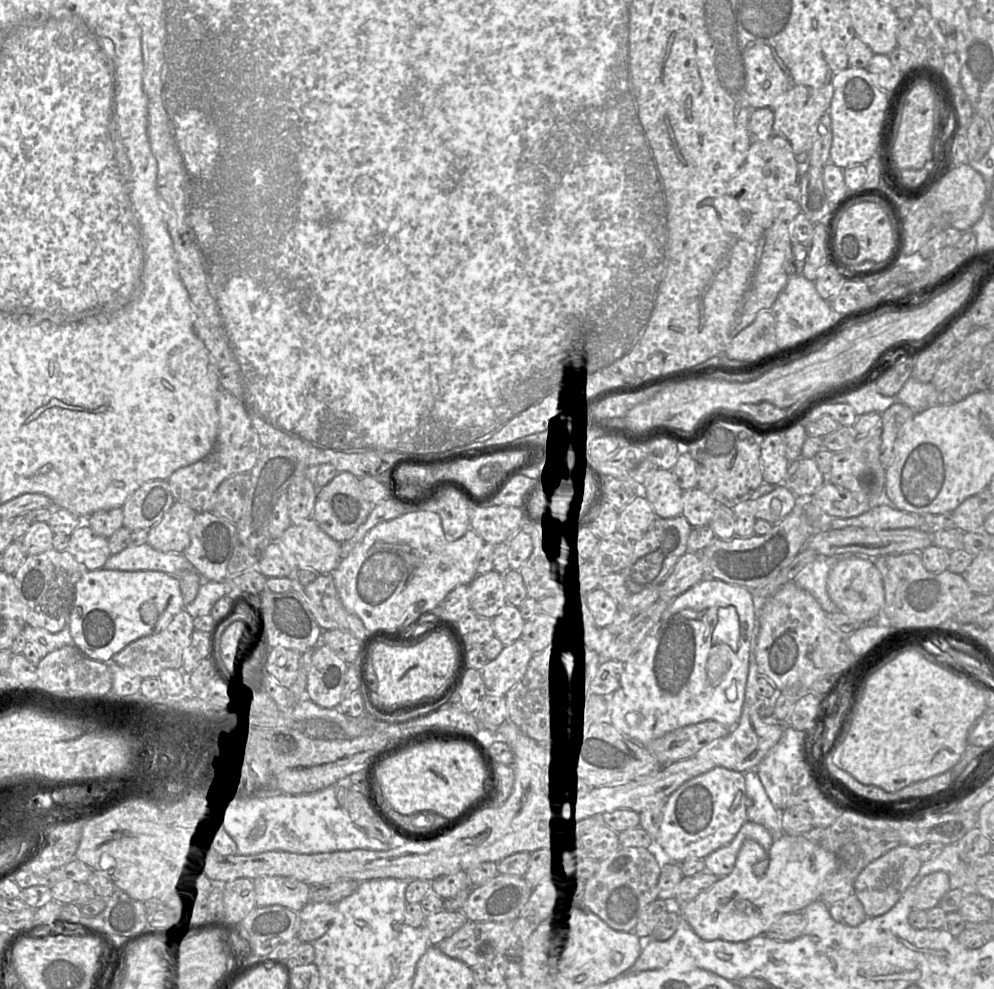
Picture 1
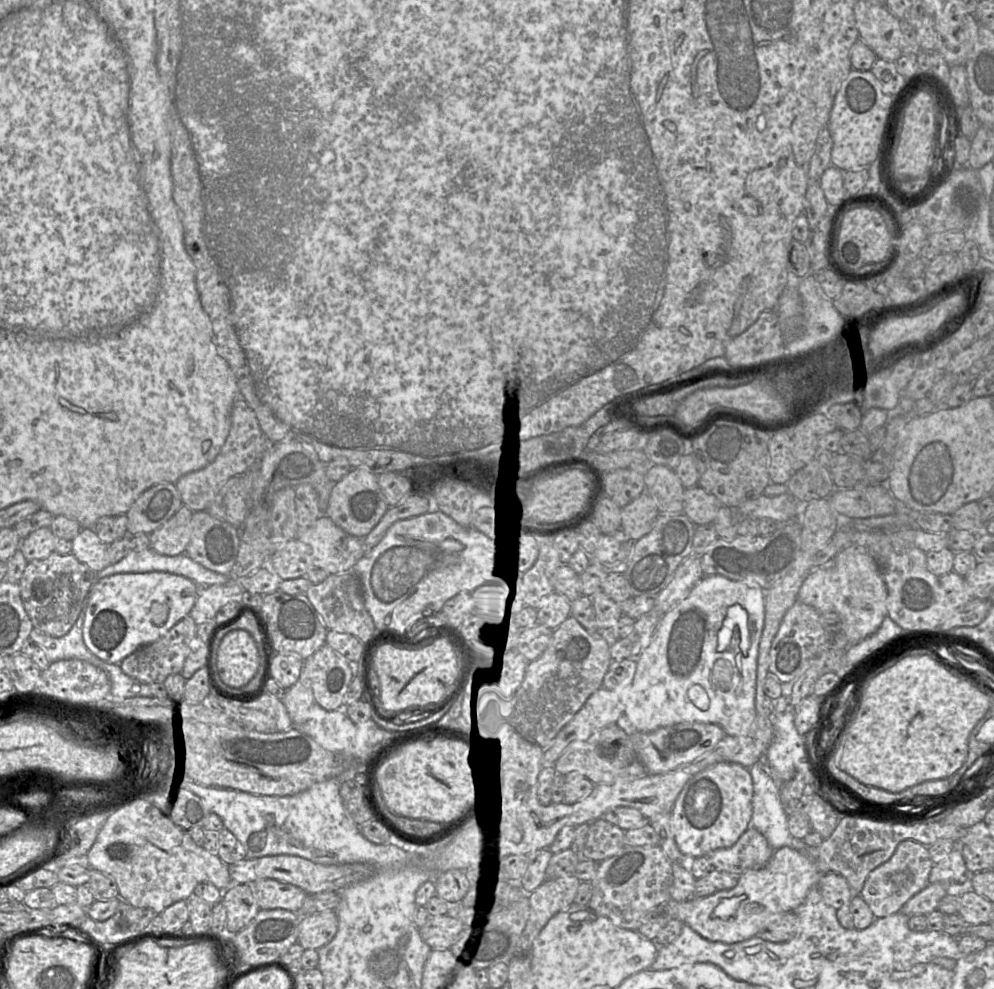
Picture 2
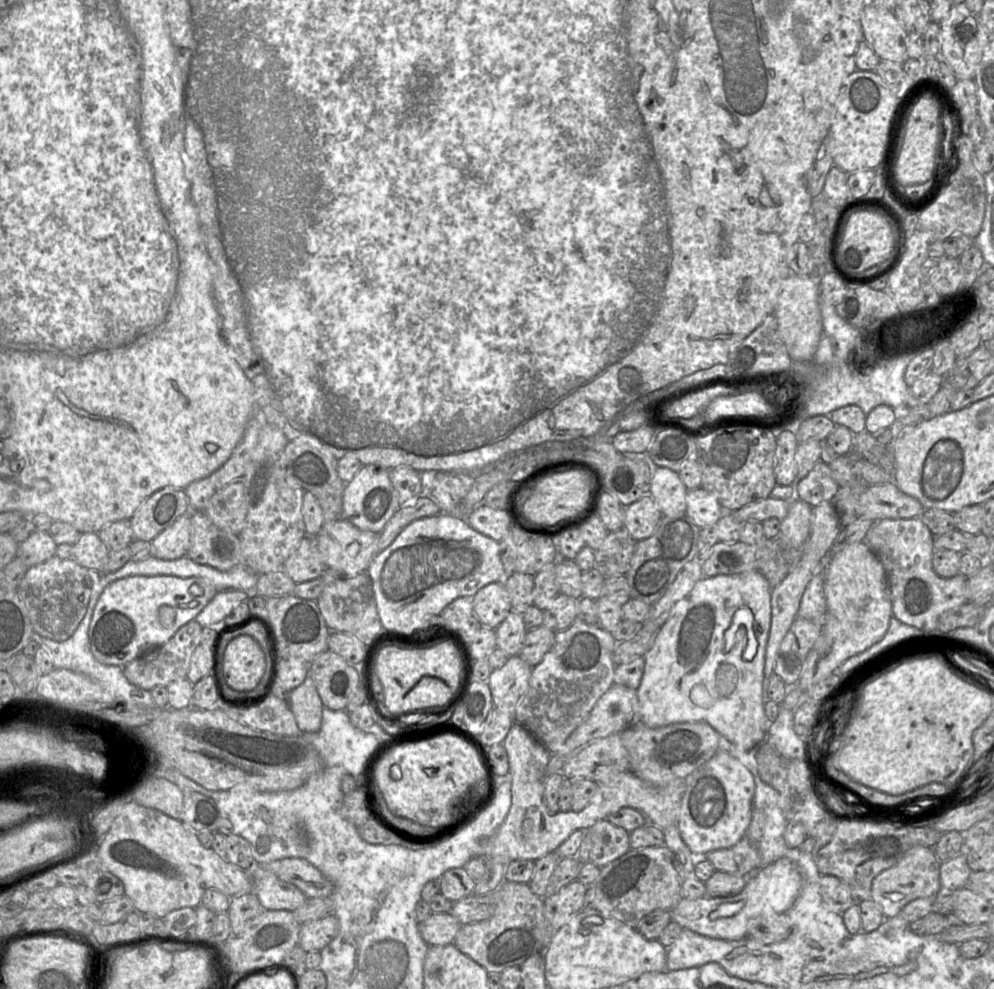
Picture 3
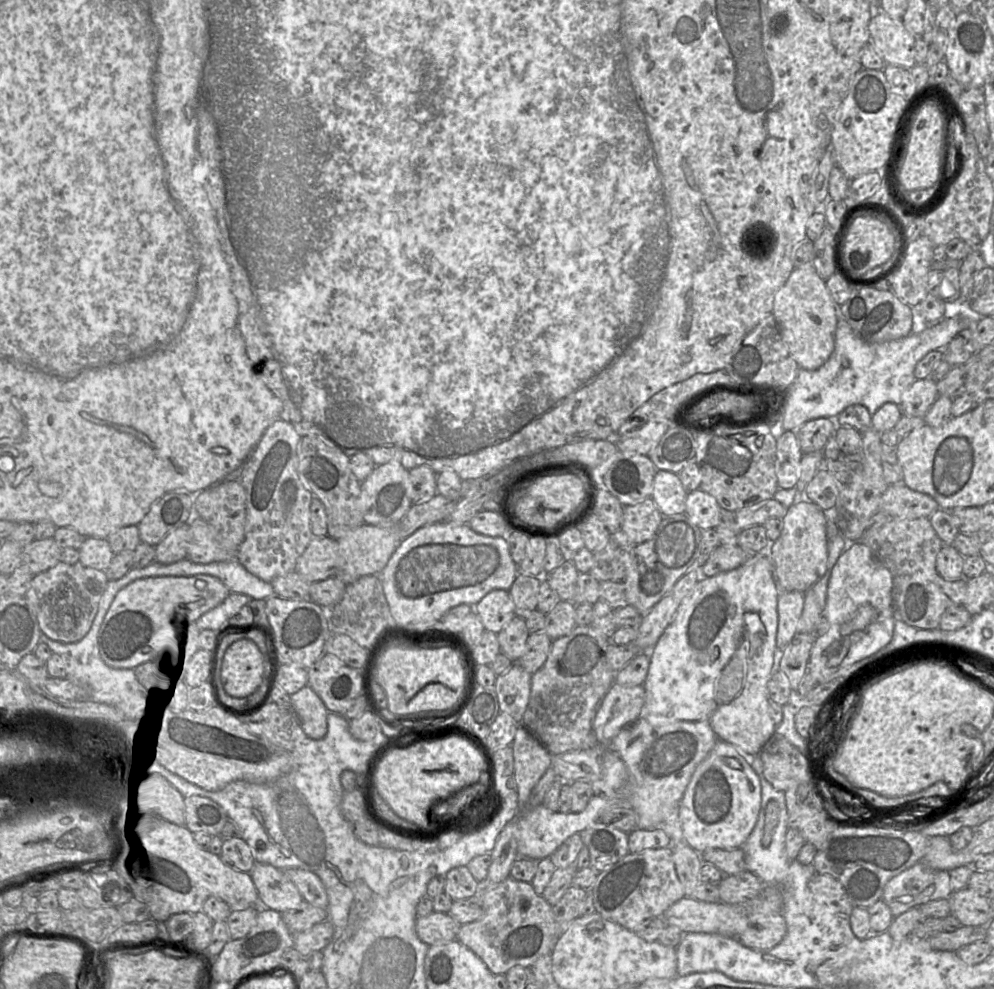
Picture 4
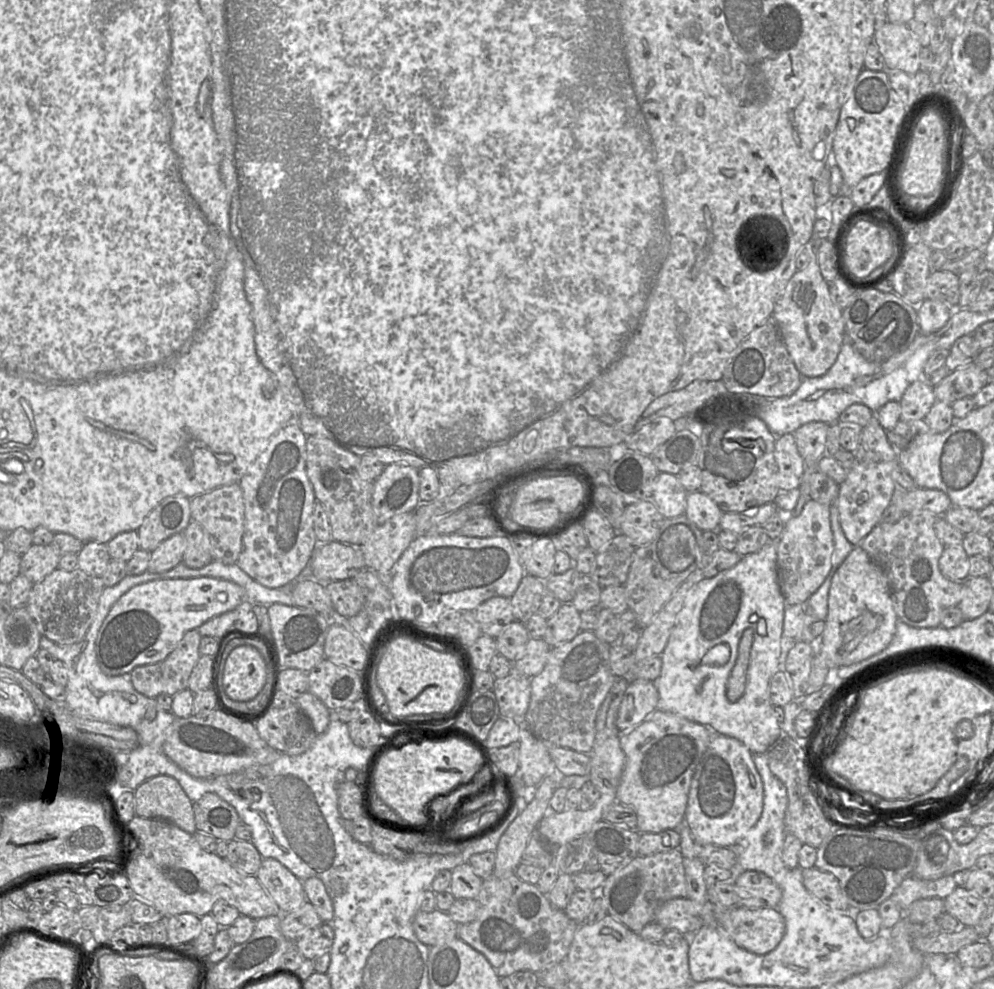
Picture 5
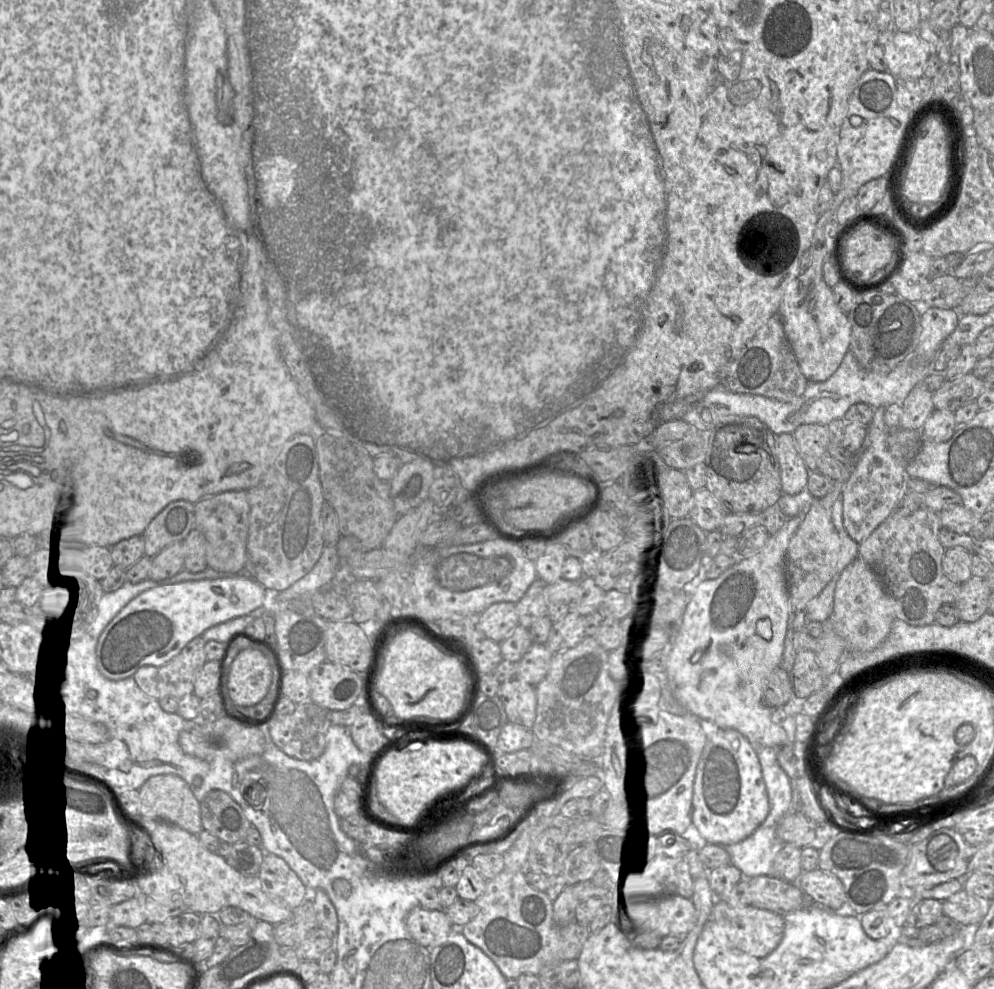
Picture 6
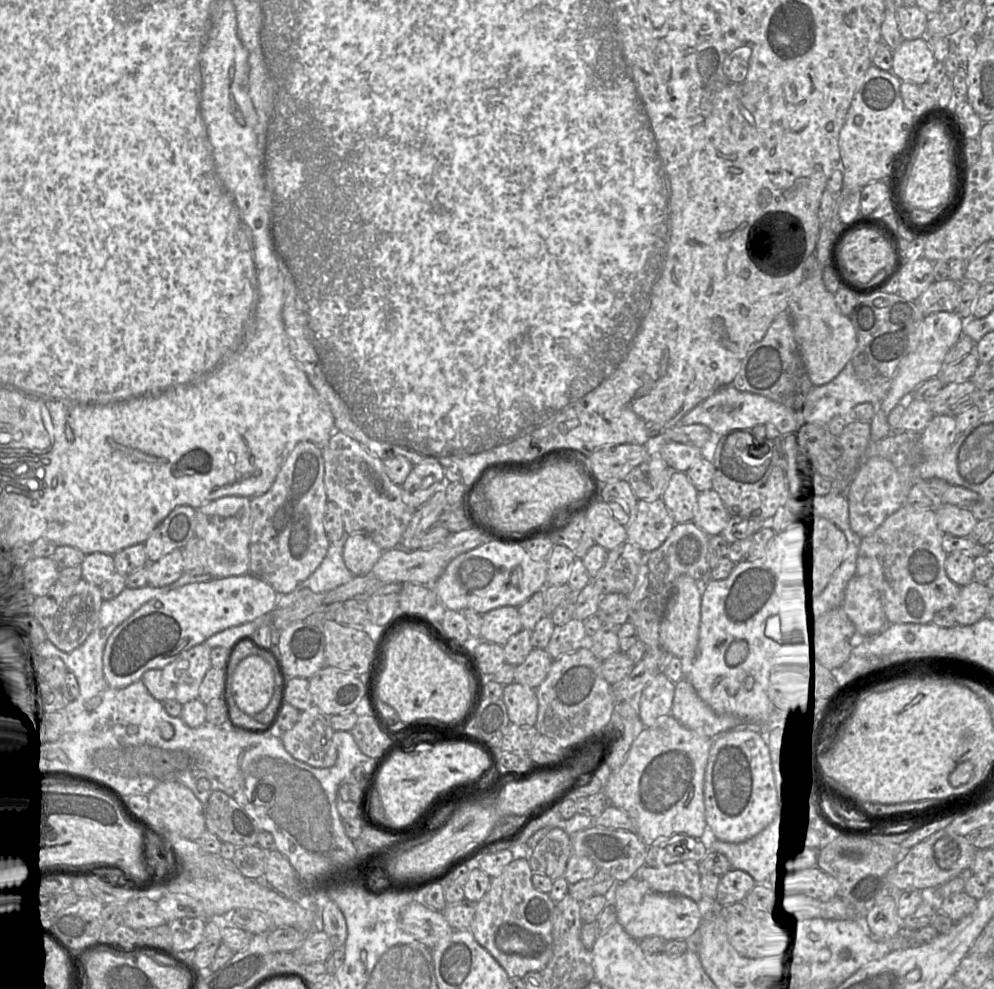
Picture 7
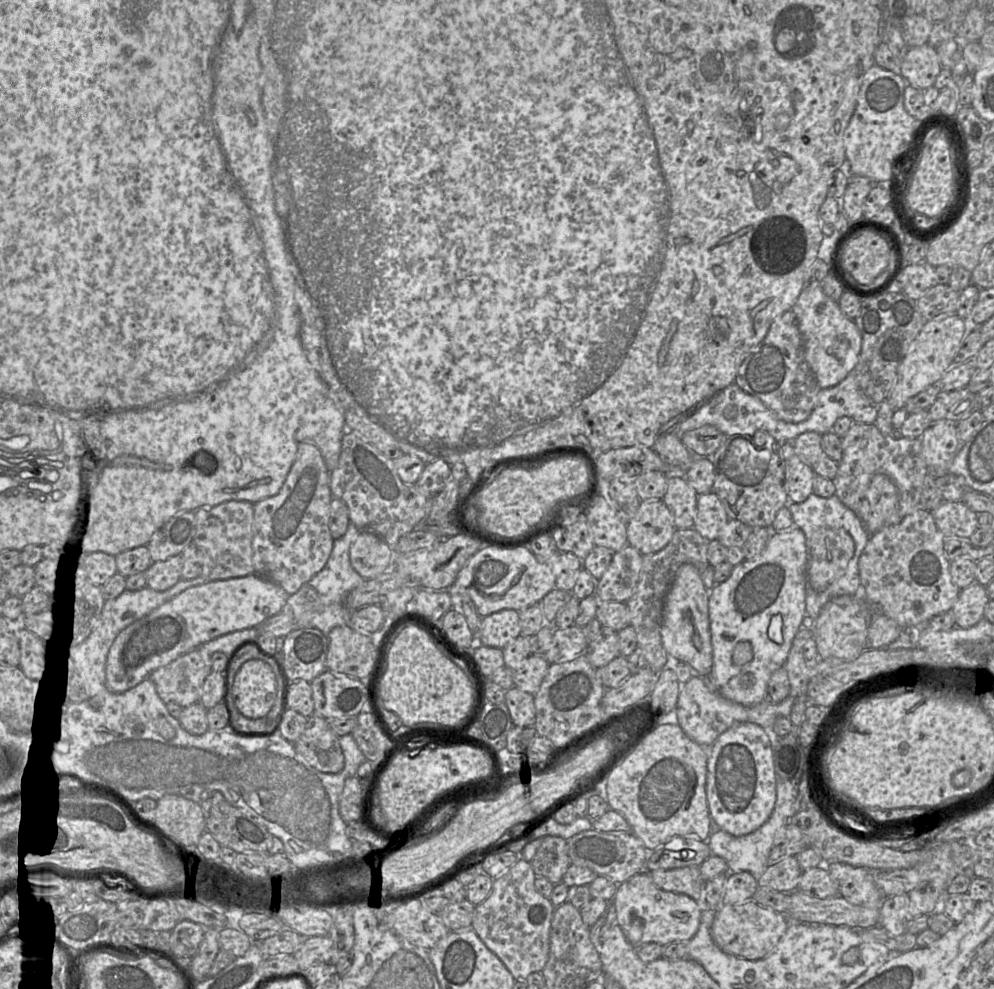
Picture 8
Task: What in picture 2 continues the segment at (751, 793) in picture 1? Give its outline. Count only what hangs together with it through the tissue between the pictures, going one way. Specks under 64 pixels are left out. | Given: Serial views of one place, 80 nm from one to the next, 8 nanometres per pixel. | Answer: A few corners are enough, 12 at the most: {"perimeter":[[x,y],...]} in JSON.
{"perimeter":[[763,769],[753,781],[751,826],[777,850],[814,859],[814,849],[788,831],[779,788]]}

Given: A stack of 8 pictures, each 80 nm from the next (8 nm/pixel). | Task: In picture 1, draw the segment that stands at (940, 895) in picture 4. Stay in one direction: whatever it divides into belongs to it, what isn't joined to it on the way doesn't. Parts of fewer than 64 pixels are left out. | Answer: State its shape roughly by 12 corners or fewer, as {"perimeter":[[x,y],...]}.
{"perimeter":[[917,848],[867,865],[854,894],[867,917],[890,911],[918,874]]}

